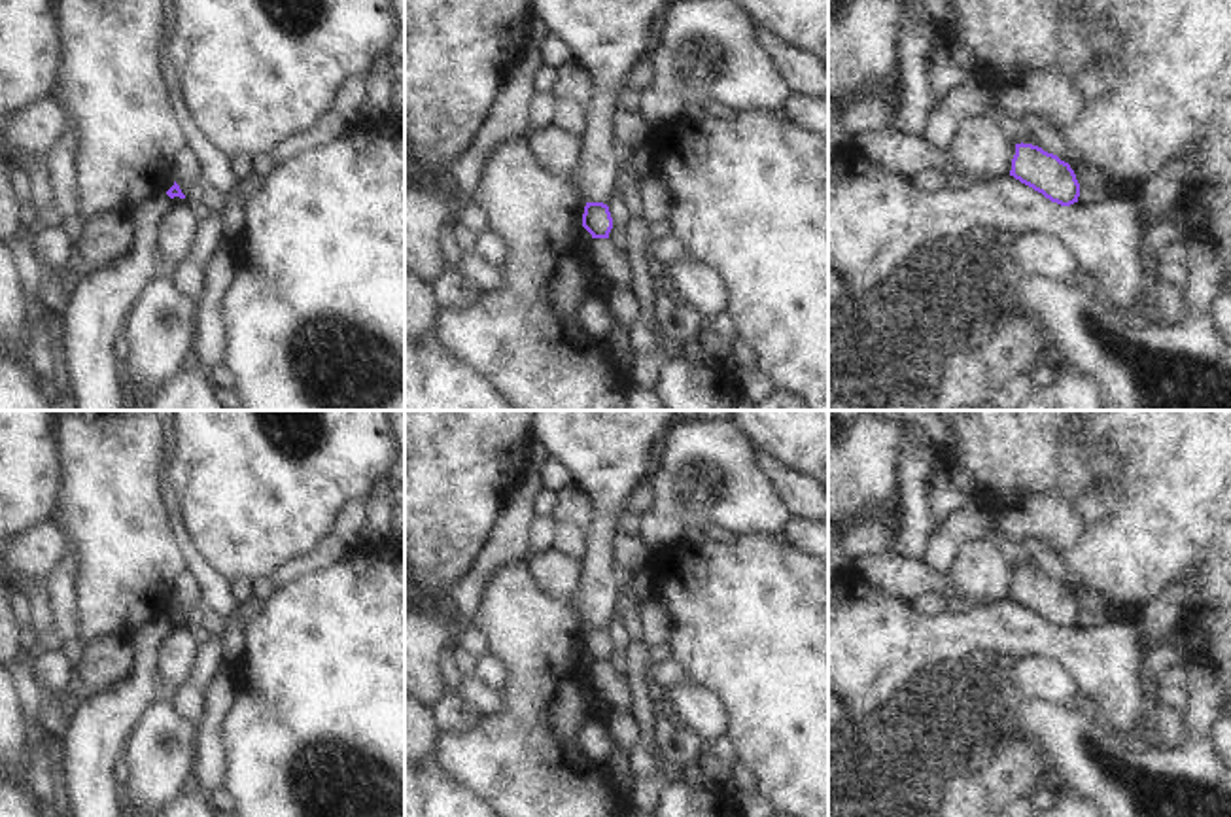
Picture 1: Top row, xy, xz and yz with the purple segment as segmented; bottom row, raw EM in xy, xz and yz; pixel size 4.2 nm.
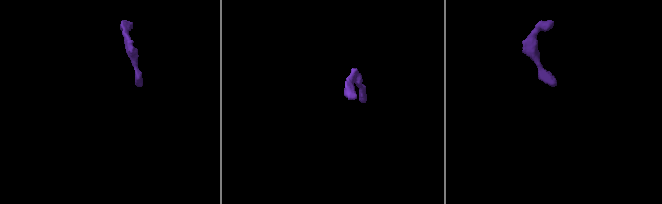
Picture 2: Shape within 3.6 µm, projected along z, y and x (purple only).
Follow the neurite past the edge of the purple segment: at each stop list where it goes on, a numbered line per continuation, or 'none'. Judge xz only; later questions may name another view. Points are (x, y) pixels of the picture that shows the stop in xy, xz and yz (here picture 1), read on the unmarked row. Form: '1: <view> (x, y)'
none

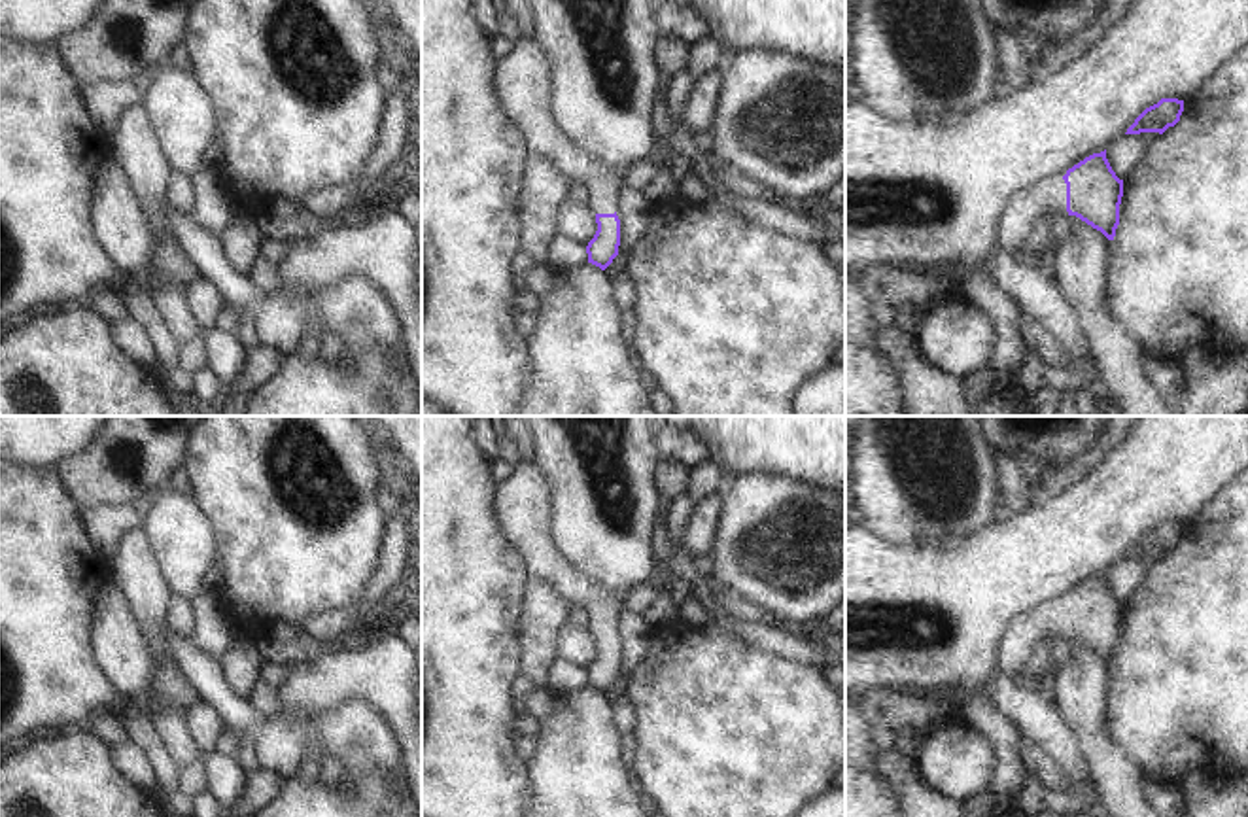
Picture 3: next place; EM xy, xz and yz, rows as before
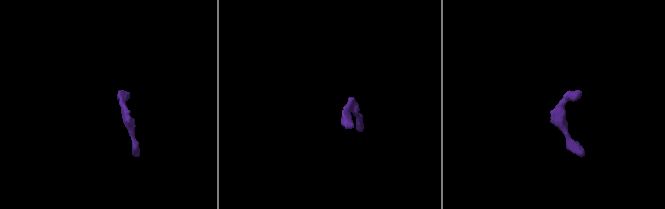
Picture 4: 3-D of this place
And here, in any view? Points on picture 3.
1: yz (1048, 623)

